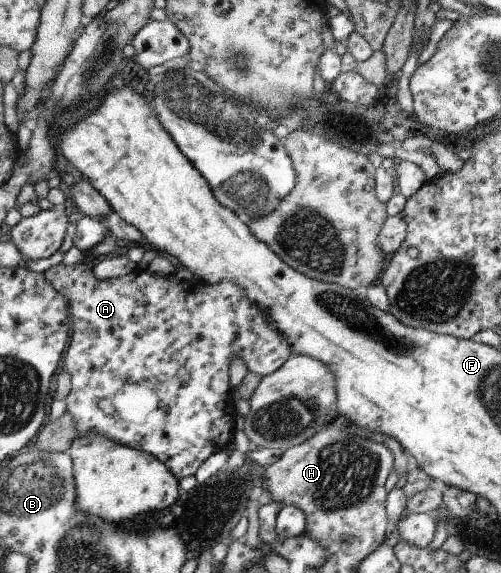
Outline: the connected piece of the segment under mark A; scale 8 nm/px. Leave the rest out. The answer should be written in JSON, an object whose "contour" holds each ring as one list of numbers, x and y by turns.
{"contour":[[88,257,81,266,64,265,63,262,52,266,43,274,65,298,70,302,71,314,74,319,74,334,66,357,63,358,64,370,69,372,72,382,71,392,64,400,67,411,72,414,79,435,86,435,91,431,107,435,124,445,154,454,163,461,180,480,185,476,193,476,199,466,215,452,231,450,234,442,234,431,240,425,235,402,230,392,229,364,233,357,242,358,247,365,248,372,255,372,259,376,267,376,276,370,293,354,292,347,281,336,281,333,266,318,260,308,248,300,244,290,231,281,221,281,210,285,207,283,180,281,175,275,166,277,154,276,146,270,137,269,122,277,100,279,91,269,92,260]]}

